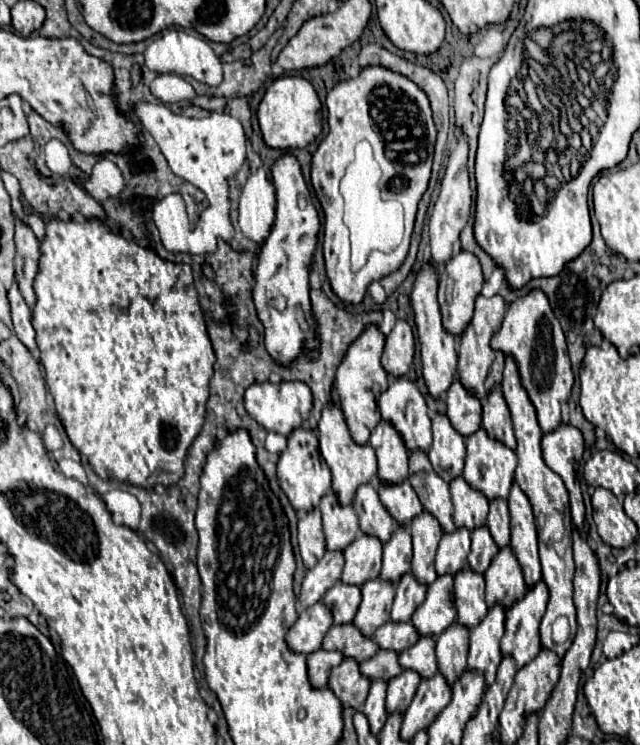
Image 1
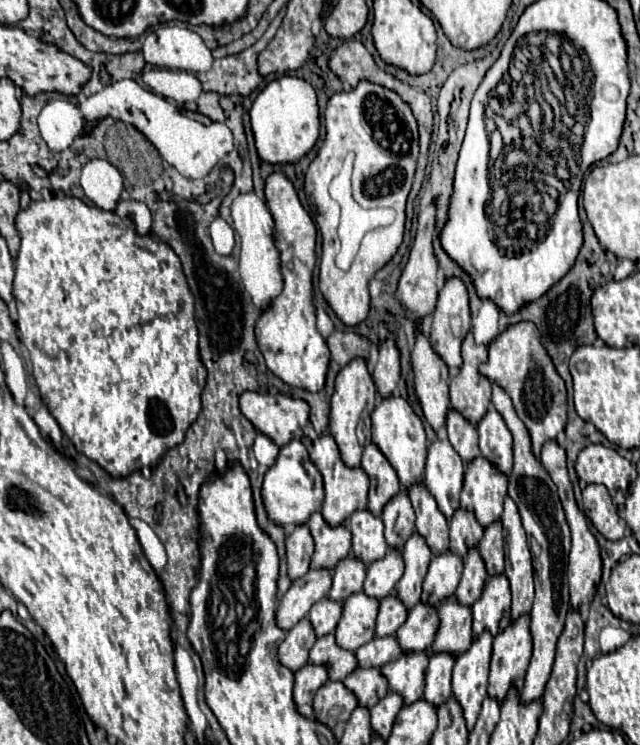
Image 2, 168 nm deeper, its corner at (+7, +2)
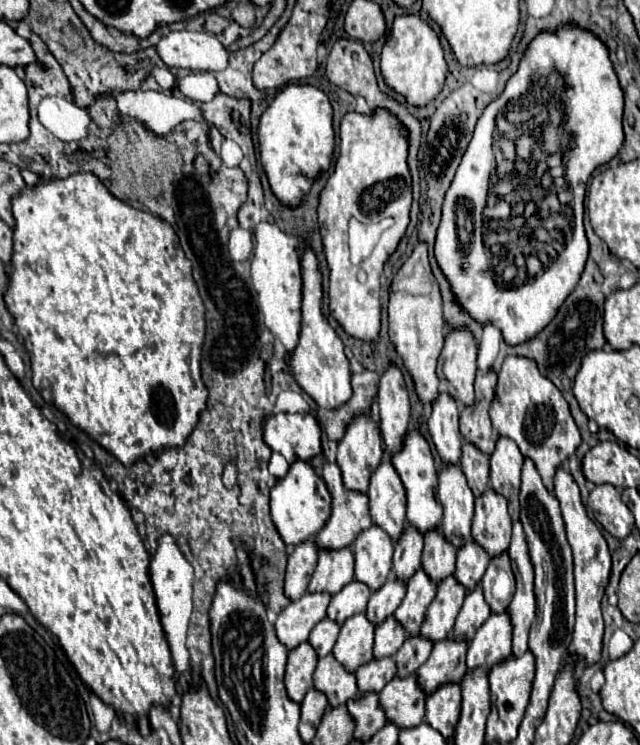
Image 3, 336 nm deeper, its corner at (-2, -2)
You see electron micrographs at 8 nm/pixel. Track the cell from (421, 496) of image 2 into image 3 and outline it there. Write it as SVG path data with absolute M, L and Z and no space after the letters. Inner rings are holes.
M439 528L429 530L425 534L425 548L423 548L423 570L435 580L441 582L445 576L455 572L455 556L457 548L447 542Z

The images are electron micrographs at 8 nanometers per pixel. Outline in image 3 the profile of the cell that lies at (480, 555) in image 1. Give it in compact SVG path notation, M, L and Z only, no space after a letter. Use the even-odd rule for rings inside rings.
M477 584L465 596L463 608L461 608L459 618L455 622L455 628L453 628L453 638L455 640L471 640L475 636L475 630L489 618L489 614L491 614L491 610L485 602L483 586Z

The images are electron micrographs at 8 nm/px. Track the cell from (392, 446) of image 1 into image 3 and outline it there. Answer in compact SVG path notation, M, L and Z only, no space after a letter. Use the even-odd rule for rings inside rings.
M383 460L375 472L371 474L371 484L369 484L369 492L367 492L369 500L371 500L371 518L373 522L383 528L393 540L399 538L399 534L403 532L405 526L405 488L403 482L397 474L397 470L393 468L393 464L389 460Z

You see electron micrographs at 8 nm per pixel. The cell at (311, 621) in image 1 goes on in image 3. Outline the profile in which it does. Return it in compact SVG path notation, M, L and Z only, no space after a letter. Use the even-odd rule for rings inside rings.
M301 642L297 648L289 650L285 688L291 700L301 702L307 690L313 686L313 672L317 664L317 652L309 642Z

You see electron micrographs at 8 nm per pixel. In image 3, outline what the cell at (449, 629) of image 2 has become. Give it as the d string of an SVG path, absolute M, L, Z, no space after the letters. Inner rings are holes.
M453 636L447 642L435 642L429 660L417 670L425 692L433 692L445 682L459 682L465 676L467 644L467 640L455 640Z

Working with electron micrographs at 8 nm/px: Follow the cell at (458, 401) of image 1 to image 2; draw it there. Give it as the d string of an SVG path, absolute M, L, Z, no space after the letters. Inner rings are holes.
M450 410L448 418L446 418L446 428L448 428L448 440L464 464L470 464L472 460L476 460L480 456L476 426L466 422L466 418L462 418L462 414L458 414L456 410Z

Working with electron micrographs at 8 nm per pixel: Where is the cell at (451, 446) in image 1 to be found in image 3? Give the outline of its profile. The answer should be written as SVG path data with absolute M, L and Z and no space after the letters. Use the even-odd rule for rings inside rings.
M445 464L439 472L437 496L443 506L441 530L449 542L457 548L471 538L471 518L473 518L473 492L467 486L467 478L459 464Z

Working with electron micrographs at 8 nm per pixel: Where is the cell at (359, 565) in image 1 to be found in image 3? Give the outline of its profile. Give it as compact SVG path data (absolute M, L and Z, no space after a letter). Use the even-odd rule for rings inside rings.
M351 580L347 586L343 586L343 590L339 590L339 594L333 596L327 608L327 616L343 624L349 616L363 612L367 608L369 594L371 594L369 586L363 586L363 582L359 580Z

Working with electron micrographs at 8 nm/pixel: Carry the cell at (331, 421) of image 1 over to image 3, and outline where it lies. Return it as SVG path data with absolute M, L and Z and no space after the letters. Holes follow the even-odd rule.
M325 462L321 476L323 476L323 480L325 480L325 484L327 484L327 488L329 488L331 496L333 496L333 510L331 510L331 516L329 516L325 528L317 536L317 546L319 548L329 548L329 550L351 546L355 536L361 530L365 530L365 528L369 528L373 524L371 514L369 514L369 496L343 486L343 478L341 478L341 470L339 470L337 462Z

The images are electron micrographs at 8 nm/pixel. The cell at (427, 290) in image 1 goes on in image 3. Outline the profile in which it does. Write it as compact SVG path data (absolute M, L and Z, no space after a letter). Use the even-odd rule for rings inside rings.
M439 392L429 416L429 432L441 454L443 462L457 464L461 456L461 432L459 432L459 408L451 394Z

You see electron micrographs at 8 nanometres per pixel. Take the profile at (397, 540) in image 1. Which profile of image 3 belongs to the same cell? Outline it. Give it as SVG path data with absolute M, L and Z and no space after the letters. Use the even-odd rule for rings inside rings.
M391 572L387 582L379 590L373 590L367 604L367 618L375 624L381 624L387 616L391 616L397 610L405 596L405 588L407 584Z

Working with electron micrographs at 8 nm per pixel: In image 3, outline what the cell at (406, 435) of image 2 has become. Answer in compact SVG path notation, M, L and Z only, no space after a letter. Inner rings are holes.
M409 428L403 438L401 450L391 456L391 462L397 470L397 474L401 476L405 490L407 490L407 522L423 534L427 530L437 528L441 524L441 504L437 504L437 498L435 498L437 470L435 470L435 460L433 460L429 442L421 436L419 430Z

